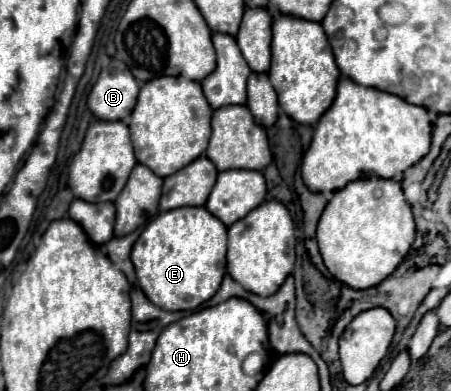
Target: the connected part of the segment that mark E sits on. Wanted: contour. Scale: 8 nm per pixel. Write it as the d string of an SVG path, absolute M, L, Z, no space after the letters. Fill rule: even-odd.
M180 207L158 213L132 249L138 285L146 297L166 311L192 311L206 303L226 273L226 225L206 207Z

